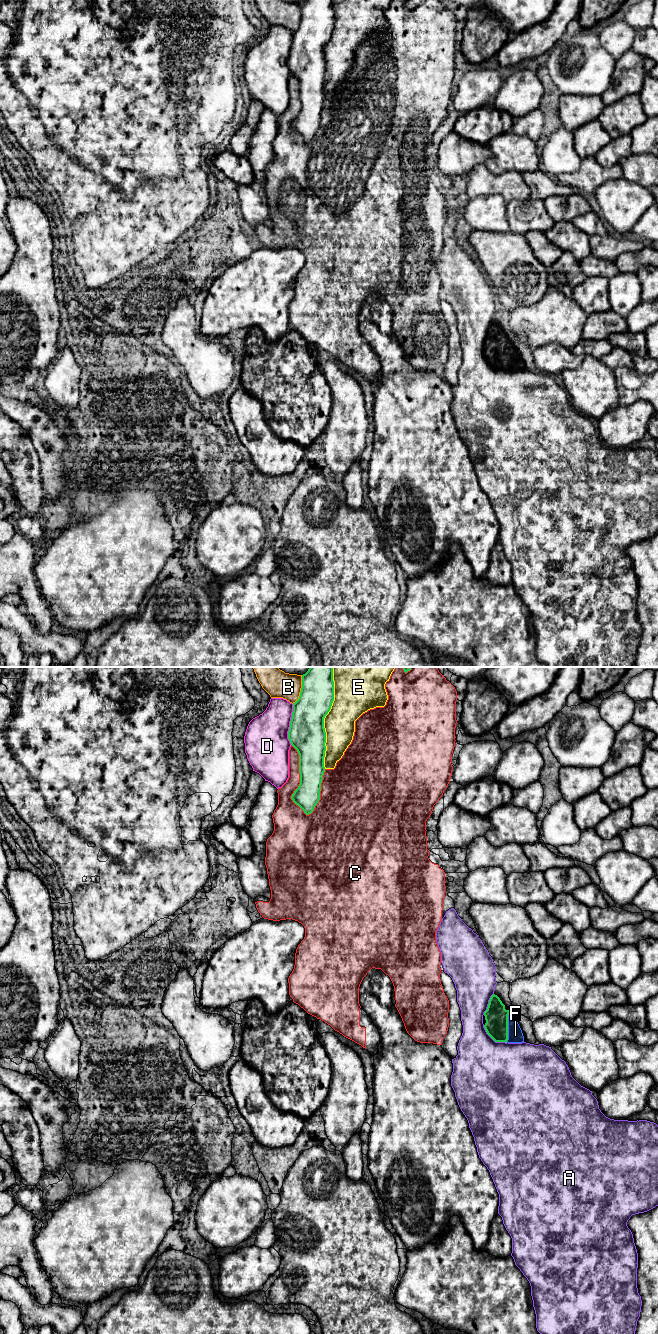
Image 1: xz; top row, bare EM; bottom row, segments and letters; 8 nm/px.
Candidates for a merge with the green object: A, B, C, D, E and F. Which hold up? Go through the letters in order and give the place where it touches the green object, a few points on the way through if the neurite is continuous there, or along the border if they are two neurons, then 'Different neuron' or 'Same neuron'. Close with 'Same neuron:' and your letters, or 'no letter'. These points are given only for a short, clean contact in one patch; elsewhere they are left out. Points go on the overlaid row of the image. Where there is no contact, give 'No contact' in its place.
A: Touches green at xz (493, 1039). Different neuron
B: Touches green at xz (301, 690). Different neuron
C: Touches green at xz (300, 780). Different neuron
D: Touches green at xz (290, 724). Different neuron
E: Touches green at xz (324, 717). Different neuron
F: Touches green at xz (507, 1028). Path across: xz (496, 1016), (507, 1028), (515, 1035). Same neuron
Same neuron: F

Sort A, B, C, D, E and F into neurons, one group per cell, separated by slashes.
A / B / C / D / E / F

